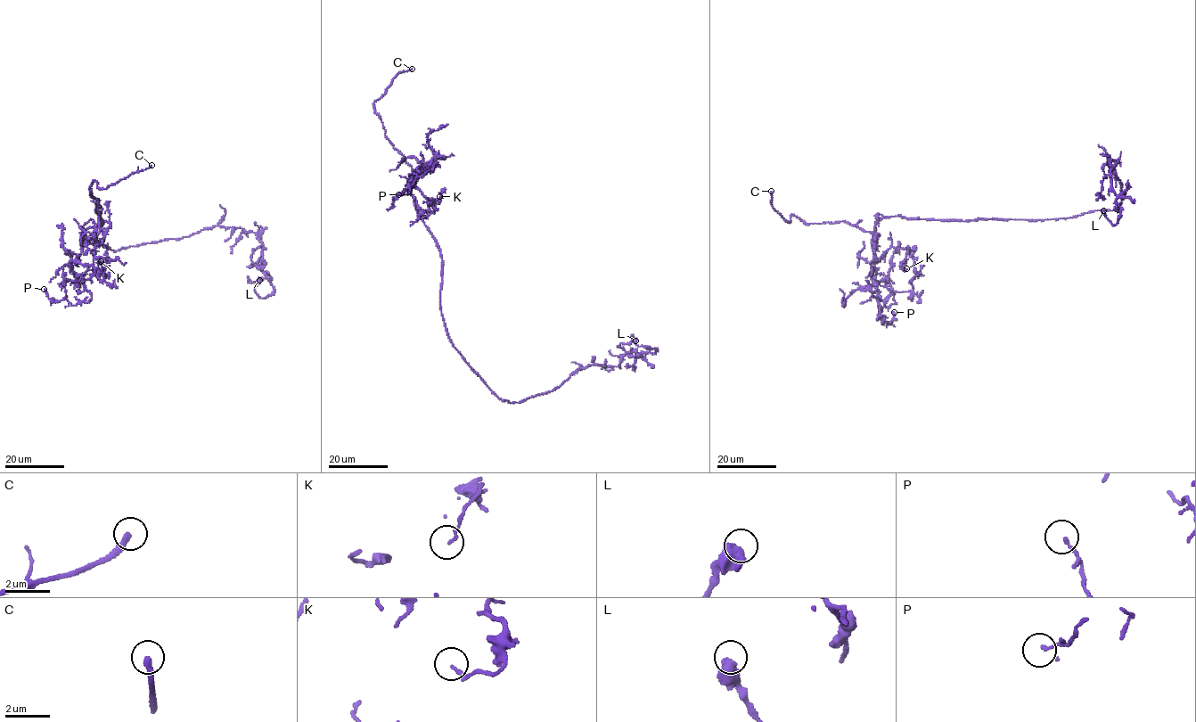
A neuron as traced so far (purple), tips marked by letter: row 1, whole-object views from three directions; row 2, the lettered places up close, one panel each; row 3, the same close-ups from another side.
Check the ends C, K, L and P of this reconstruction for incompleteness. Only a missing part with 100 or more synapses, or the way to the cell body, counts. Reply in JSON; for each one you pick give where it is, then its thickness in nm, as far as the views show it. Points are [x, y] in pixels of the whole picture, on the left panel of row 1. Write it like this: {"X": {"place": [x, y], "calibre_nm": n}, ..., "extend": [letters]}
{"C": {"place": [151, 165], "calibre_nm": 260}, "extend": ["C"]}

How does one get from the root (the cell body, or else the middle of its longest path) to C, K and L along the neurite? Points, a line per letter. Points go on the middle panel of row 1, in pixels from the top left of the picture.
C: (449, 338), (440, 249), (410, 192), (412, 166), (374, 110), (392, 79), (412, 69)
K: (449, 338), (440, 249), (410, 192), (421, 168), (412, 174), (408, 187), (421, 210), (444, 189), (439, 196)
L: (449, 338), (496, 396), (513, 403), (549, 393), (580, 368), (618, 366), (629, 352), (657, 350), (635, 340)

